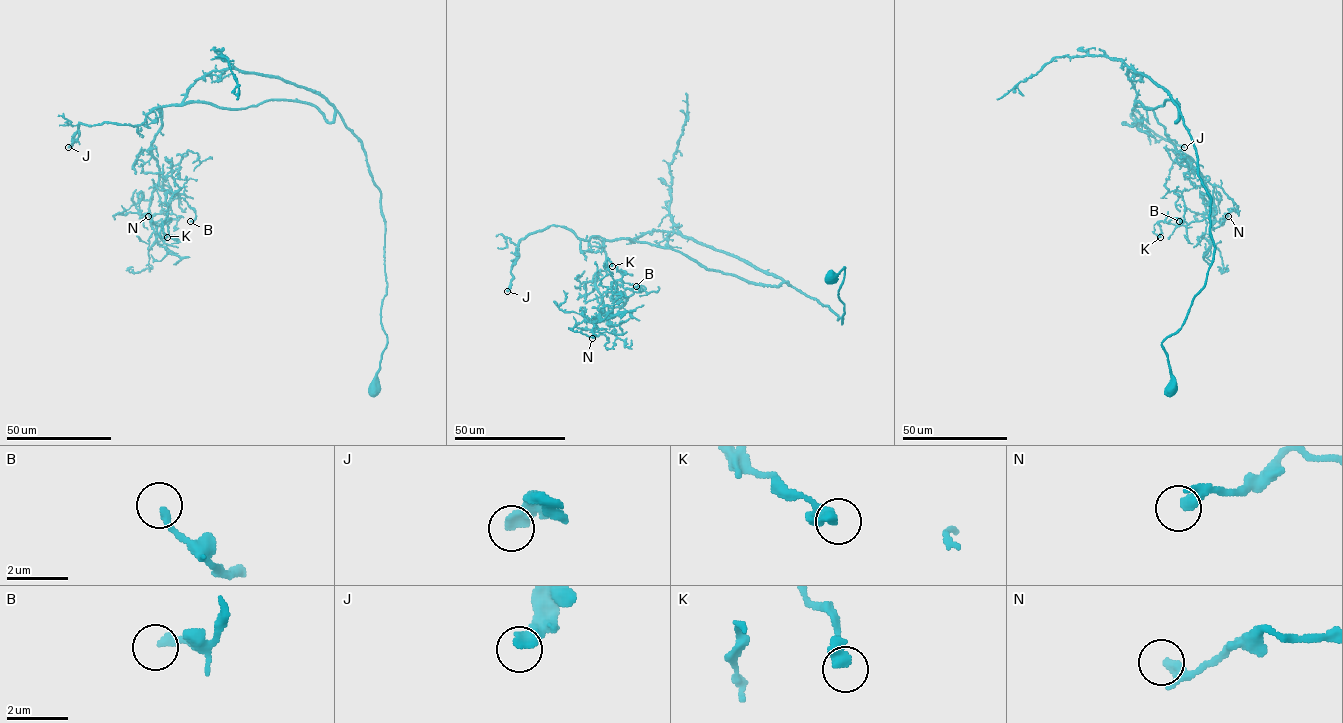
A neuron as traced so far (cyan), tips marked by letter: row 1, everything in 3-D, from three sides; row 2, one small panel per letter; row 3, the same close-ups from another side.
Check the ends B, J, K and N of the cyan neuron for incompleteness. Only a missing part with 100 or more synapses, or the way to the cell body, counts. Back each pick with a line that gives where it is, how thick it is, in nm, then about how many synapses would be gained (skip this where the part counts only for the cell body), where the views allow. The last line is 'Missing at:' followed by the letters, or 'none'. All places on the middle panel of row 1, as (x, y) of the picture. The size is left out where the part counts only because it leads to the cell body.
J: Place: (507, 291). Thickness 380 nm. Roughly 550 synapses
Missing at: J

